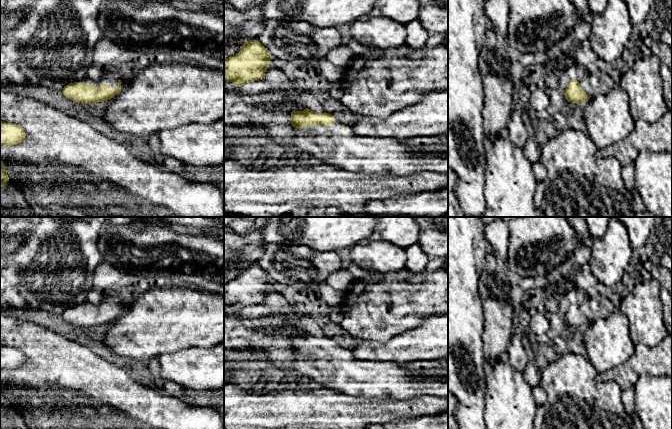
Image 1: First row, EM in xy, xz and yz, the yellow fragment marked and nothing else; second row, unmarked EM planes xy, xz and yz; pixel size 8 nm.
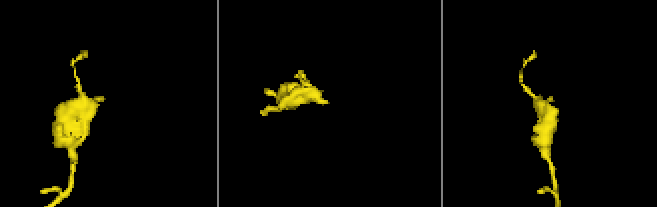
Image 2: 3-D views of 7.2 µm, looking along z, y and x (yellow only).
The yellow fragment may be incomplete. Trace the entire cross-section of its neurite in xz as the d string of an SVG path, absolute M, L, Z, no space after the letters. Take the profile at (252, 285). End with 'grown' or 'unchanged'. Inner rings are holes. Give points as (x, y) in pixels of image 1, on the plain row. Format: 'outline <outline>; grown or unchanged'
outline M258 264L246 265L237 278L224 284L224 305L241 311L262 304L272 283Z; unchanged

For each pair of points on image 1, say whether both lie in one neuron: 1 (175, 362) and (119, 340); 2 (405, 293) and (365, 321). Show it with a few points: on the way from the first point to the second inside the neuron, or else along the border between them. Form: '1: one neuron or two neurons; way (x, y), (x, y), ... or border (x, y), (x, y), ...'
1: two neurons; border (182, 349), (176, 352), (162, 353), (157, 356)
2: one neuron; way (395, 293), (375, 311)

